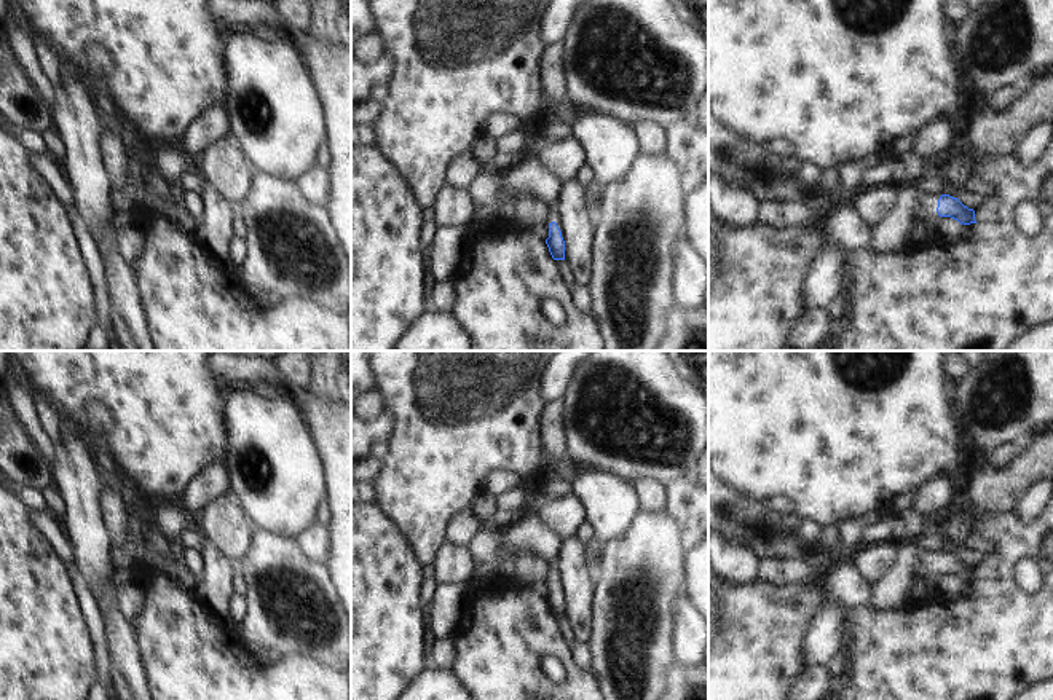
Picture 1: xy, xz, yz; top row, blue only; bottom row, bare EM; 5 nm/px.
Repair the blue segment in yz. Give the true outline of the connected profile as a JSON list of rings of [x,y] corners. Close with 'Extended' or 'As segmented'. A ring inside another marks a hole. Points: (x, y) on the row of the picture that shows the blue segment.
[[[941,195],[937,201],[935,196],[927,196],[921,199],[921,207],[937,210],[940,217],[951,217],[960,225],[976,223],[975,210],[964,206],[957,198],[949,195]]]. Extended.

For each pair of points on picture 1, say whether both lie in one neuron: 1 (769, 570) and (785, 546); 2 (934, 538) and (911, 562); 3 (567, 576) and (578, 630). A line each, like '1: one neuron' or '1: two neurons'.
1: two neurons
2: one neuron
3: one neuron

